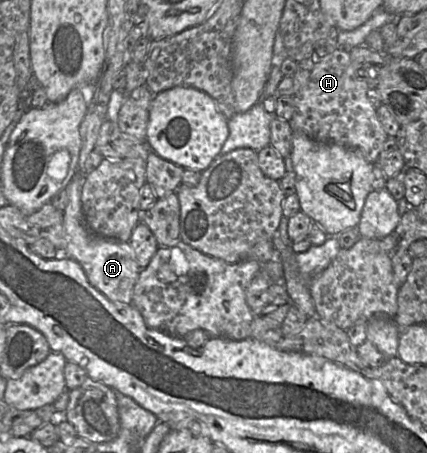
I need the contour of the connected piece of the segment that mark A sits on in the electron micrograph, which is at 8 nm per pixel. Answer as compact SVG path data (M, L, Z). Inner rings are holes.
M78 172L71 182L65 187L68 194L68 203L63 211L63 215L67 245L64 250L64 254L61 255L65 255L66 257L76 260L83 268L89 283L109 300L113 302L131 304L133 289L141 269L139 268L129 242L118 242L99 237L93 234L86 226L81 203L83 180L84 176Z

